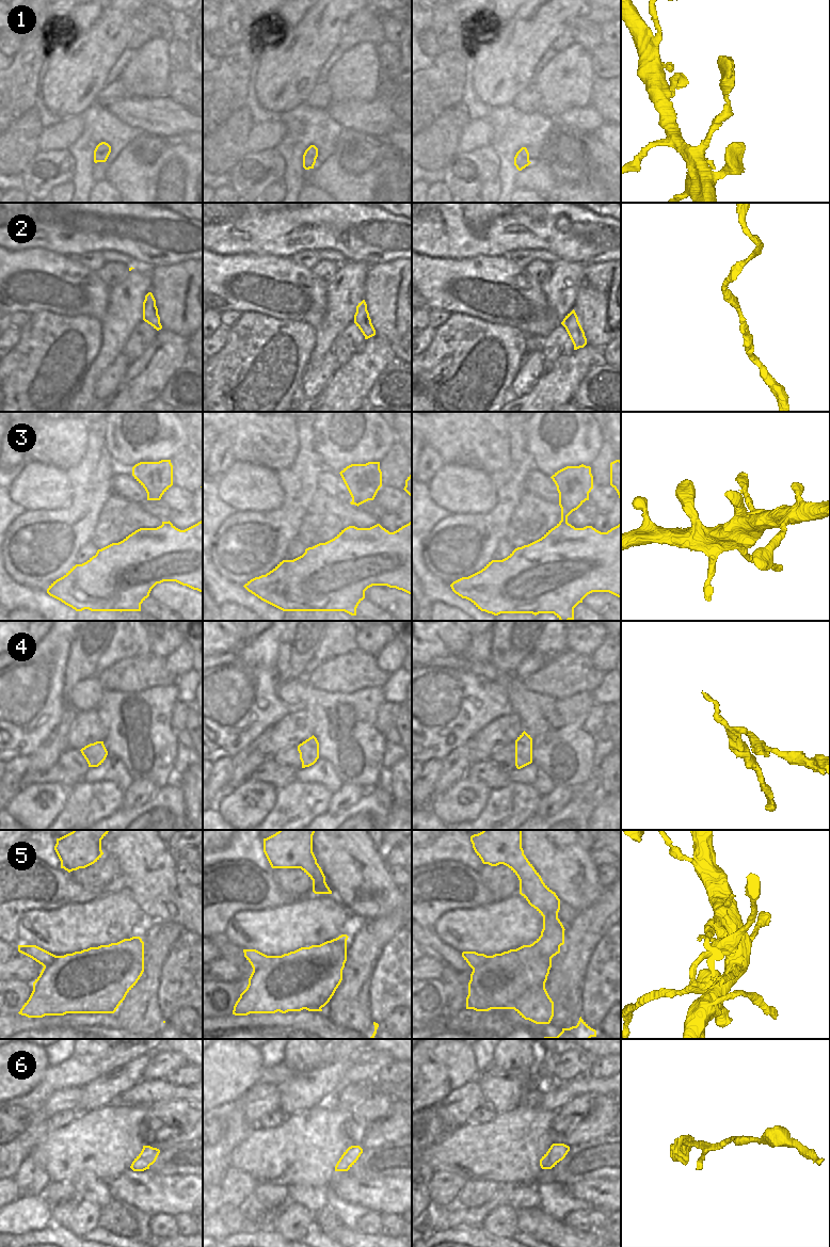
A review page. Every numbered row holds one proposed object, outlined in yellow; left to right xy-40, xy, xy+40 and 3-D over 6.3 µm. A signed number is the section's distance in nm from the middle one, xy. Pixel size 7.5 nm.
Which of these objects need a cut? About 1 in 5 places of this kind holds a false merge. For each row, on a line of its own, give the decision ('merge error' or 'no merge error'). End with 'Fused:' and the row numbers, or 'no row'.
1: no merge error
2: no merge error
3: no merge error
4: no merge error
5: no merge error
6: no merge error
Fused: no row

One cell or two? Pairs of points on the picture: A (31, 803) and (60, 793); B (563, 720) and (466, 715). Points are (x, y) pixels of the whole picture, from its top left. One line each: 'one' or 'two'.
A: one
B: two

